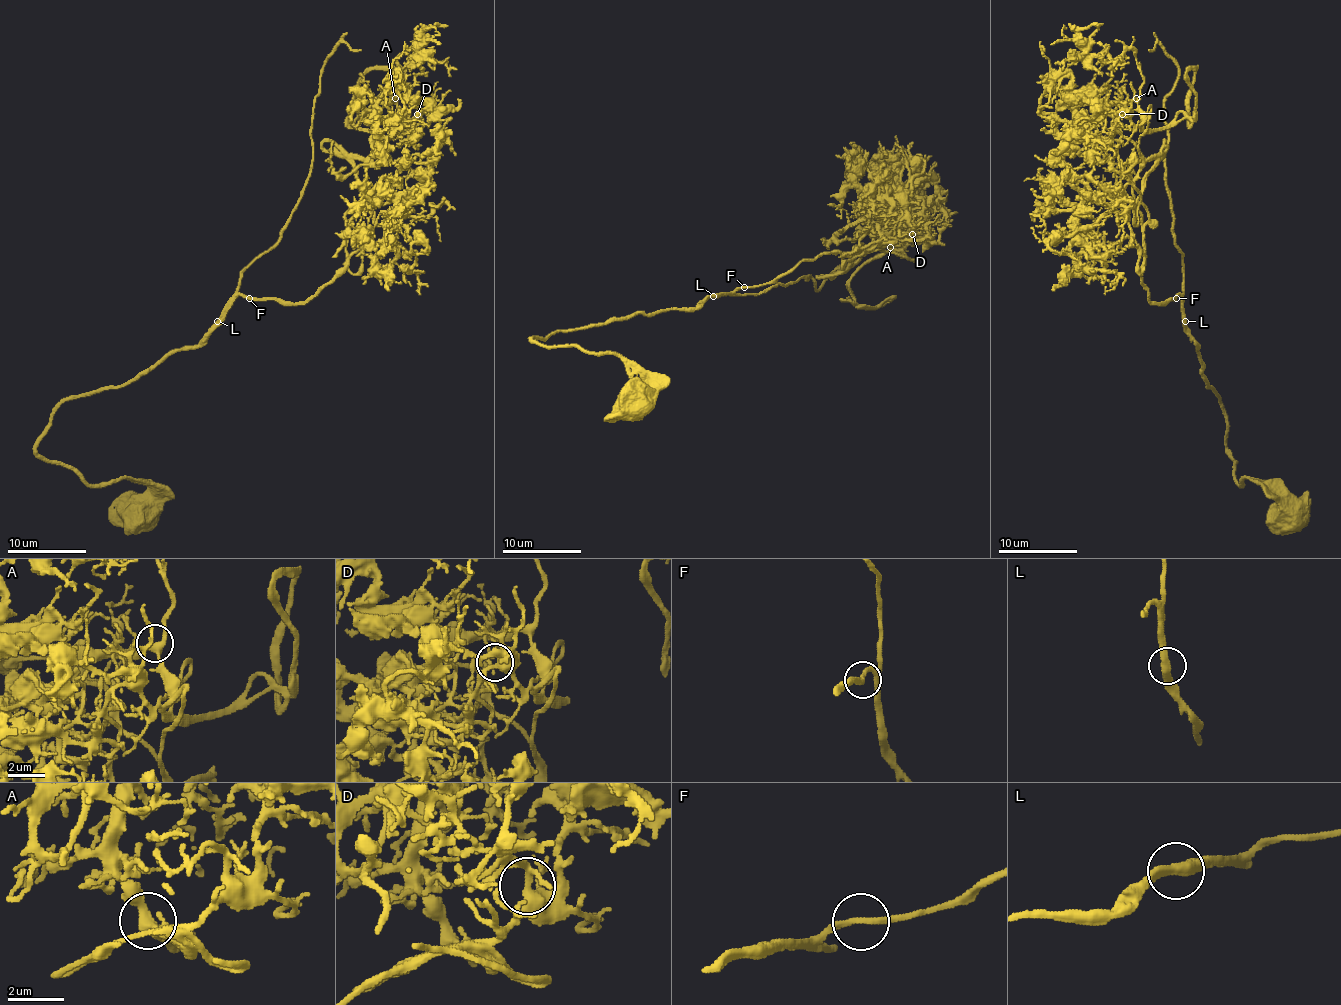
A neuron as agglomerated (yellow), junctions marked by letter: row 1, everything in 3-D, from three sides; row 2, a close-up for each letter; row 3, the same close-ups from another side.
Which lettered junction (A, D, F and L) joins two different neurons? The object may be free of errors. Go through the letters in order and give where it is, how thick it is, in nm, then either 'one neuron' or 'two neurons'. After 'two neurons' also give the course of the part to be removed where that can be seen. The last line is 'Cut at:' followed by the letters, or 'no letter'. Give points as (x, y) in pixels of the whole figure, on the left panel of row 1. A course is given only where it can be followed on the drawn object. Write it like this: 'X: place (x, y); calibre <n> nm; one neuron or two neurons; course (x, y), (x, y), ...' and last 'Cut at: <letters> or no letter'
A: place (395, 98); calibre 320 nm; one neuron
D: place (417, 114); calibre 400 nm; one neuron
F: place (249, 298); calibre 240 nm; one neuron
L: place (217, 321); calibre 420 nm; one neuron
Cut at: no letter

